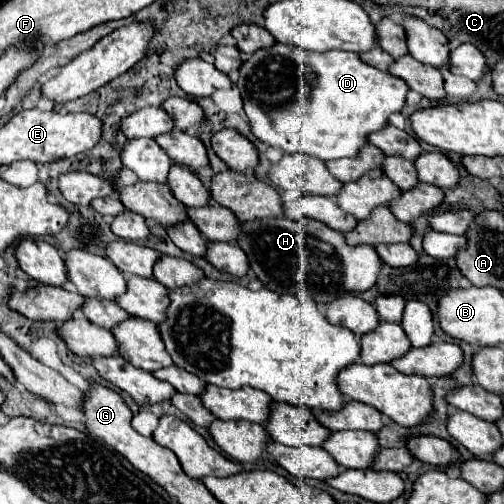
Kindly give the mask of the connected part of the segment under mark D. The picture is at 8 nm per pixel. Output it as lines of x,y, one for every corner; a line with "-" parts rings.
277,43
269,49
259,49
251,57
243,59
239,79
235,83
241,91
245,113
251,121
251,129
263,143
281,149
283,153
307,153
321,161
331,159
357,159
361,149
367,145
369,135
385,129
389,115
403,109
409,87
403,79
383,73
361,61
359,55
349,51
327,51
313,53
293,45

